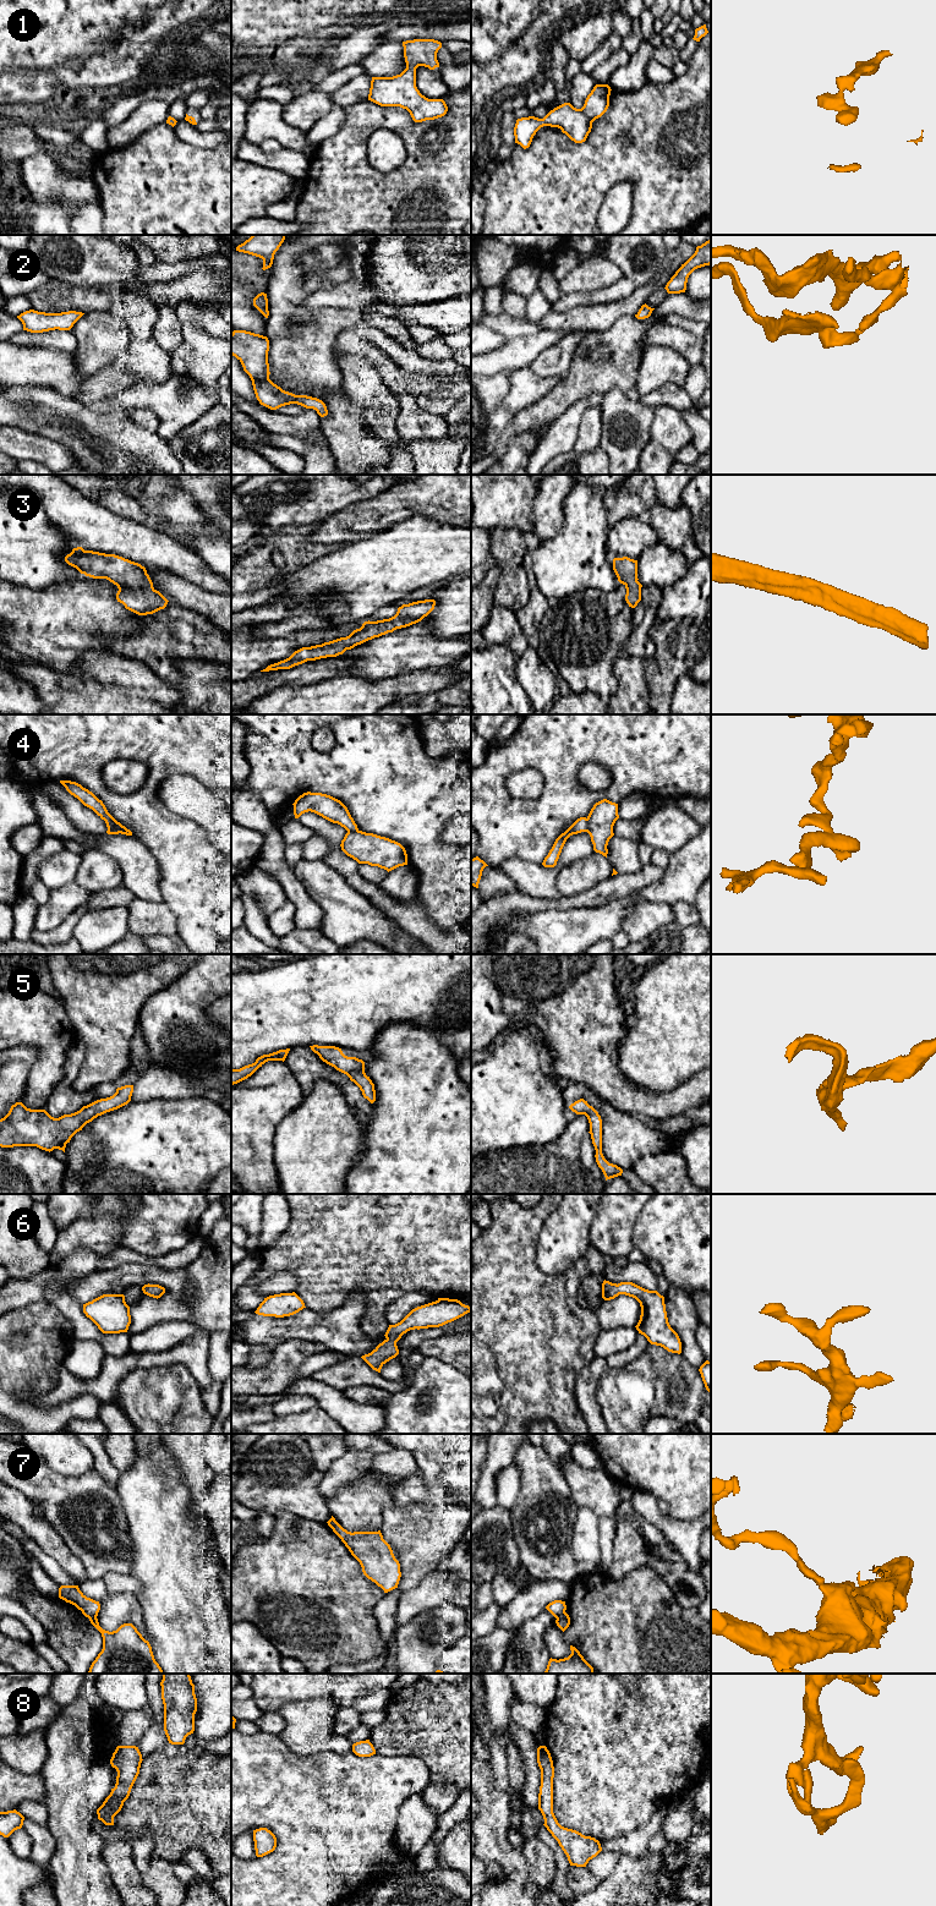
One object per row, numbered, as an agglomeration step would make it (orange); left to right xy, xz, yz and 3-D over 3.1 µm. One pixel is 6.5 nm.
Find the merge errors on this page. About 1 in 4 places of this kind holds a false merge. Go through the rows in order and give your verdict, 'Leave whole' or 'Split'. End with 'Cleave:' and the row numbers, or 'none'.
1: Leave whole
2: Leave whole
3: Leave whole
4: Leave whole
5: Leave whole
6: Leave whole
7: Split
8: Leave whole
Cleave: 7

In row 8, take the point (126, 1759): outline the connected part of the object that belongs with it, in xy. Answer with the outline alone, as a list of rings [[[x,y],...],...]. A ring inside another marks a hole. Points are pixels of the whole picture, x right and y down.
[[[117,1746],[110,1764],[116,1769],[116,1784],[103,1804],[97,1809],[98,1819],[105,1825],[114,1825],[114,1817],[121,1811],[139,1774],[142,1754],[136,1746]]]

